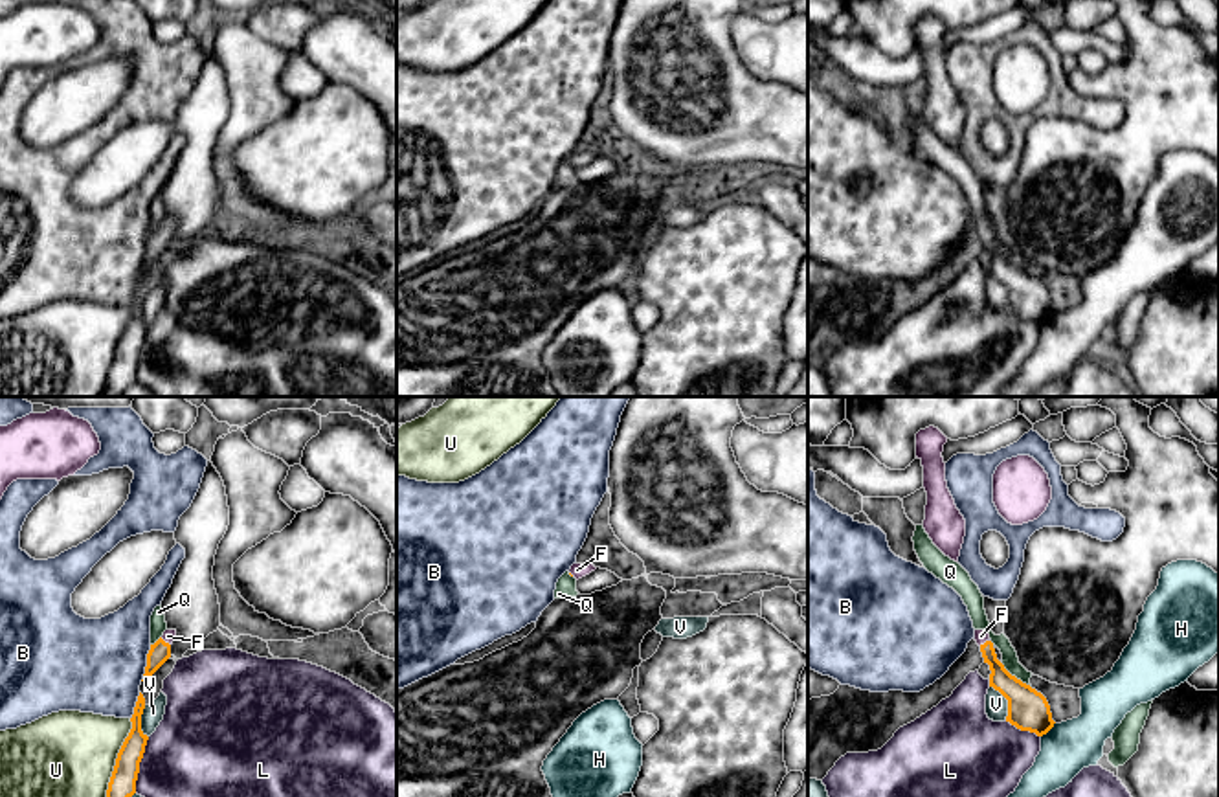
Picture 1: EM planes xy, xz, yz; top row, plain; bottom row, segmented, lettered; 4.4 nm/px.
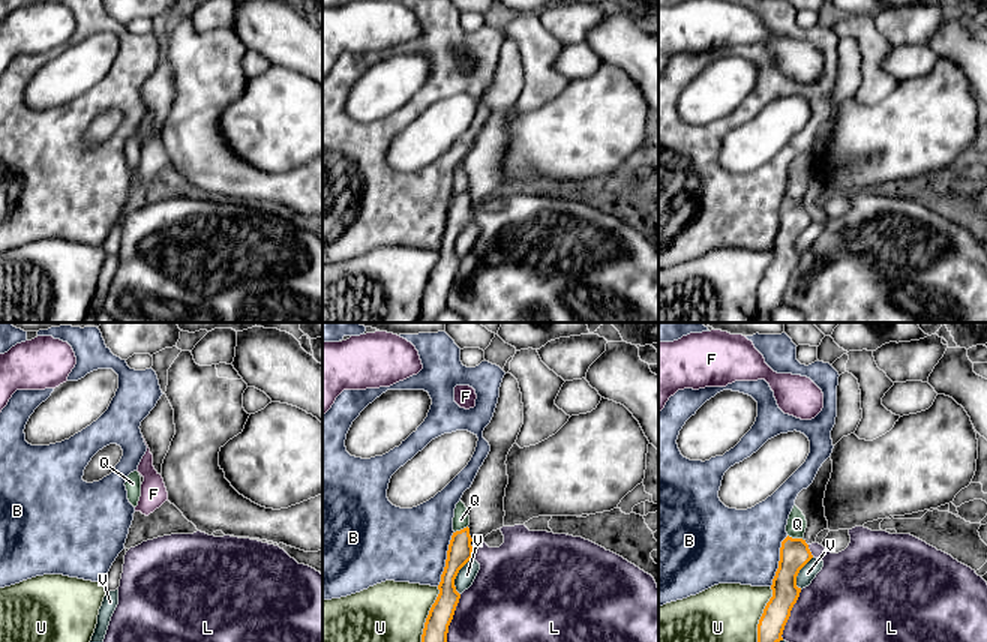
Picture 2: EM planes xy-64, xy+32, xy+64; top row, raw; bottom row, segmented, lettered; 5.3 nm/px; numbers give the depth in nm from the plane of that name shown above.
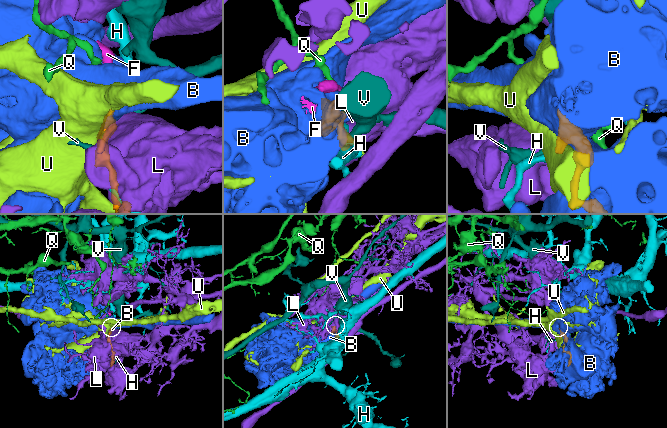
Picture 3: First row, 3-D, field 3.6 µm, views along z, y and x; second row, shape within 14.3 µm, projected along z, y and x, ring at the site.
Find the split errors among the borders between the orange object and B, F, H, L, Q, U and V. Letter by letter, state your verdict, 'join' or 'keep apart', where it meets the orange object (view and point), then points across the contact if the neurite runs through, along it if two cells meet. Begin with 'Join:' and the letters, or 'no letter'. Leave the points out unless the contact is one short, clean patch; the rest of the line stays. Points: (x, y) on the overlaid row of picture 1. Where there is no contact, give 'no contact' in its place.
Join: F
B: keep apart; meets orange in xy at (147, 663)
F: join; meets orange in yz at (986, 641); runs through yz (1010, 687), (999, 676), (986, 641), (981, 636)
H: keep apart; meets orange in yz at (1049, 729)
L: keep apart; meets orange in xy at (138, 764)
Q: keep apart; meets orange in yz at (1014, 676); border along yz (1001, 663), (1030, 687)
U: keep apart; meets orange in xy at (118, 757)
V: keep apart; meets orange in yz at (1008, 702)

